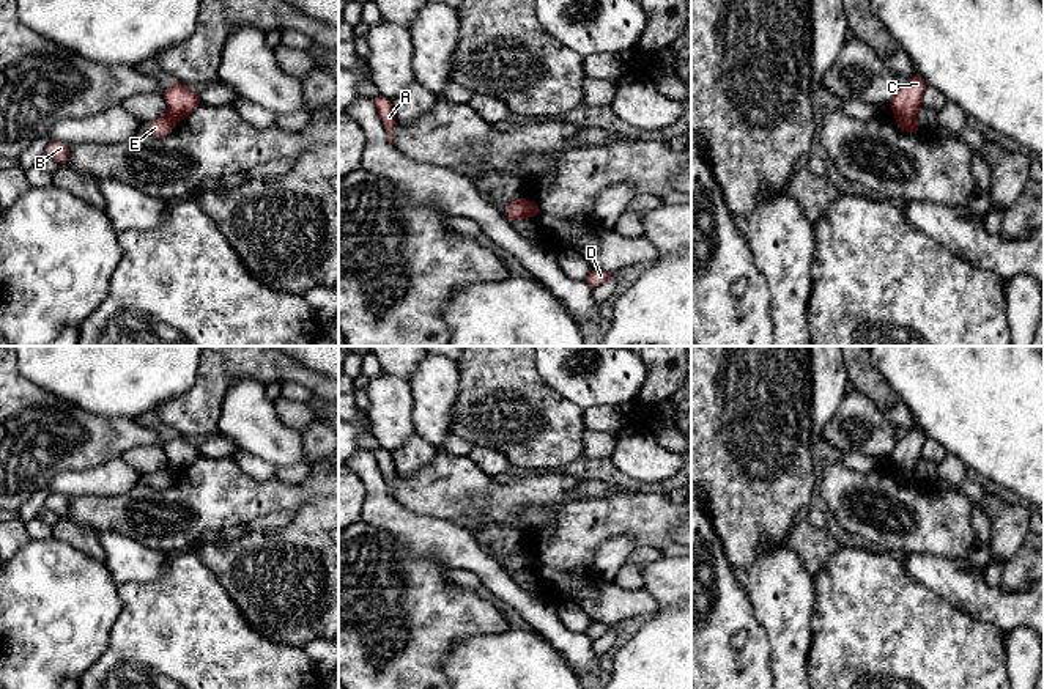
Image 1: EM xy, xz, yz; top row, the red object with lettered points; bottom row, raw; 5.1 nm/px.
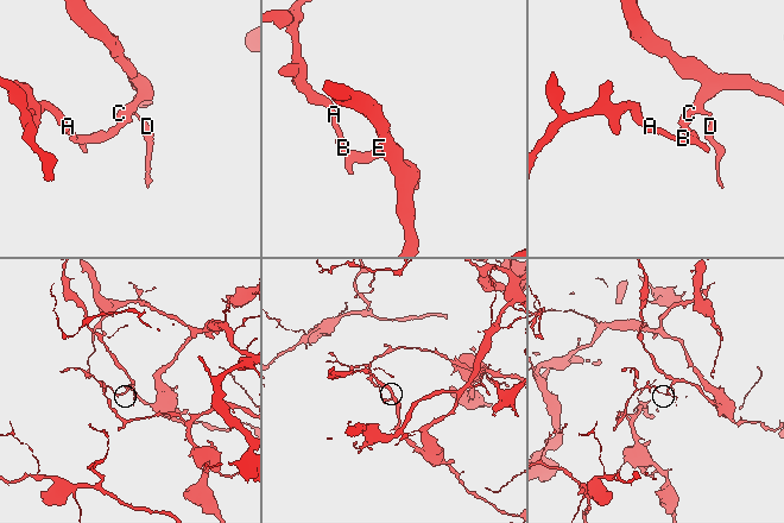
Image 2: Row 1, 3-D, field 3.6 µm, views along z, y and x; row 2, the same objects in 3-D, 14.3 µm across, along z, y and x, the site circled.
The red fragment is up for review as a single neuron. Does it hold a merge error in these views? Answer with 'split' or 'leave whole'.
split

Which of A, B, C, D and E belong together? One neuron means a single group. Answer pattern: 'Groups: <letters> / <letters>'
Groups: A B E / C D

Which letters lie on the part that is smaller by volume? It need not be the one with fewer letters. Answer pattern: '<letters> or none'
C, D

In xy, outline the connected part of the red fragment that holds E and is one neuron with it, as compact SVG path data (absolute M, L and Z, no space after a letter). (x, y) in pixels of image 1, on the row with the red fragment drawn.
M165 115L165 116L150 121L150 123L142 124L142 127L151 135L165 137L172 132L172 129L175 127L175 123L176 121L173 118Z

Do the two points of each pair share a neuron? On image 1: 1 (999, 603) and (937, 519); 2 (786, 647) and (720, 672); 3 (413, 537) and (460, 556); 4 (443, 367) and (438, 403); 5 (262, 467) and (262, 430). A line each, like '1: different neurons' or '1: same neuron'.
1: different neurons
2: different neurons
3: same neuron
4: same neuron
5: different neurons

